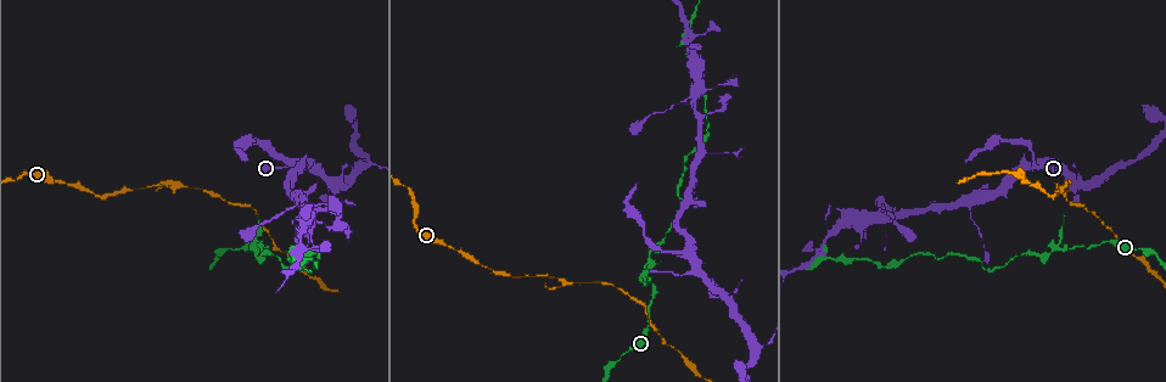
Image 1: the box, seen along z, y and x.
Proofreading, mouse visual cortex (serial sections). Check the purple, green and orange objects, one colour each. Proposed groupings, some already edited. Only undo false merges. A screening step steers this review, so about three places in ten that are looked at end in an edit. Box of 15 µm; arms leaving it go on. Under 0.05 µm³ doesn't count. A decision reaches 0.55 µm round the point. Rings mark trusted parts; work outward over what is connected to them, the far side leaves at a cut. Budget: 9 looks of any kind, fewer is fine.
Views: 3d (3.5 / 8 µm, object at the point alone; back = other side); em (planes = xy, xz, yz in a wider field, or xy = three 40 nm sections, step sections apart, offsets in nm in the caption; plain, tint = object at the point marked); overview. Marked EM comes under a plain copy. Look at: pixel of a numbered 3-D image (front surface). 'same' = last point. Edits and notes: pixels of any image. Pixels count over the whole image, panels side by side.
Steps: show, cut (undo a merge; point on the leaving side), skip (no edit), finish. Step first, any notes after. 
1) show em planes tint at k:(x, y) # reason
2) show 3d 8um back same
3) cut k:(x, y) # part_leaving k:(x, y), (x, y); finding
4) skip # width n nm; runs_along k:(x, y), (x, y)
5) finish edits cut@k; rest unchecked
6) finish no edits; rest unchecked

show 3d 8um at 1:(1144, 248) # thin neck

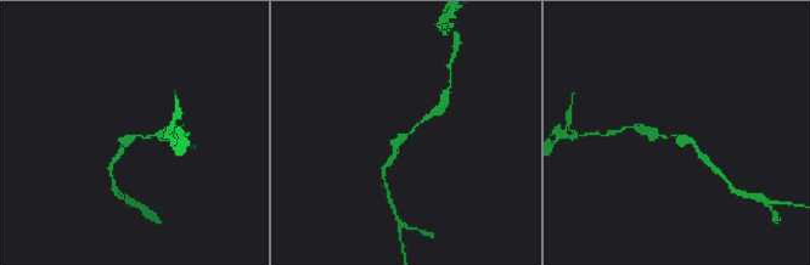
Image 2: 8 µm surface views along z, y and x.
show 3d 3.5um at 2:(412, 134) # closer look

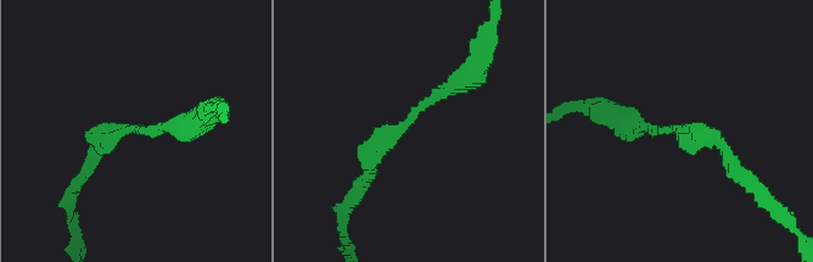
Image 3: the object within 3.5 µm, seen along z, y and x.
show em xy step 5 tint at 3:(128, 131) # arm_widths 200, 250 nm; need the tissue

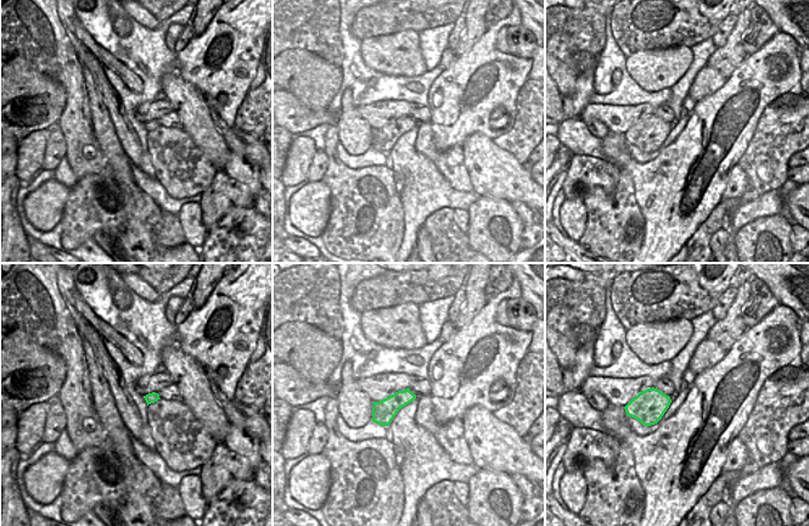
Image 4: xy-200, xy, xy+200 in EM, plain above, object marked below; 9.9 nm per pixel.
skip # width 220 nm; runs_along 3:(469, 76), (375, 148), (360, 182); continuous, no second cell

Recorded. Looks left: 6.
show 3d 8um at 1:(697, 96) # four arms meet

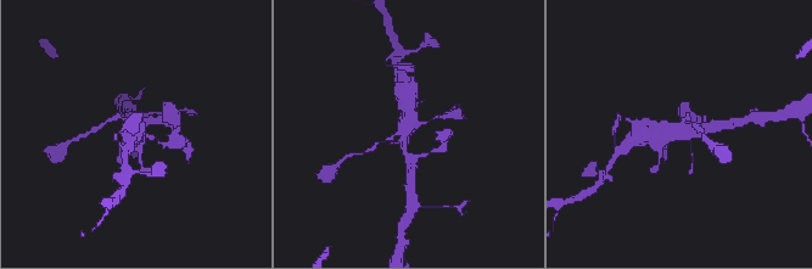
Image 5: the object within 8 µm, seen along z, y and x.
show 3d 3.5um at 5:(405, 132) # closer look

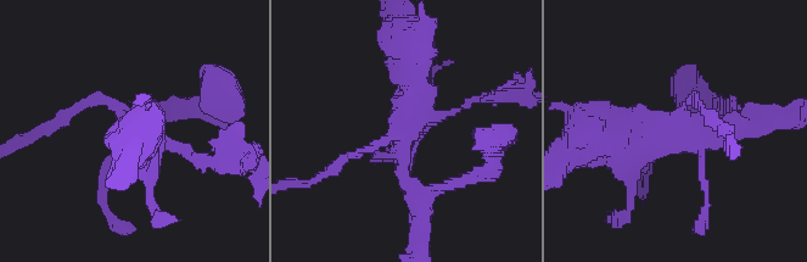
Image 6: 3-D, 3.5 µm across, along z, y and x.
skip # runs_along 6:(730, 123), (715, 138), (577, 141); continuous, no second cell

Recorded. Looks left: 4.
show 3d 3.5um at 1:(827, 227) # sharp bend

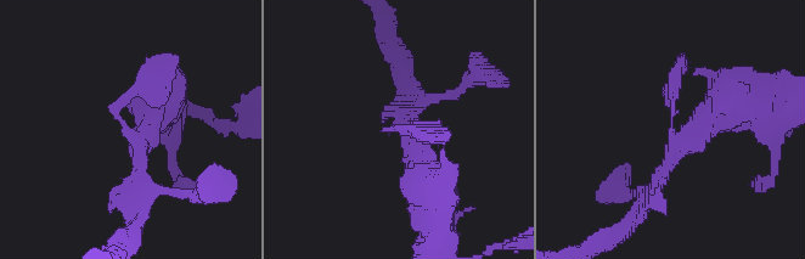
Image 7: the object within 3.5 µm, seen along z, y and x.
show em xy step 1 tint at 7:(124, 120) # shape alone is not enough

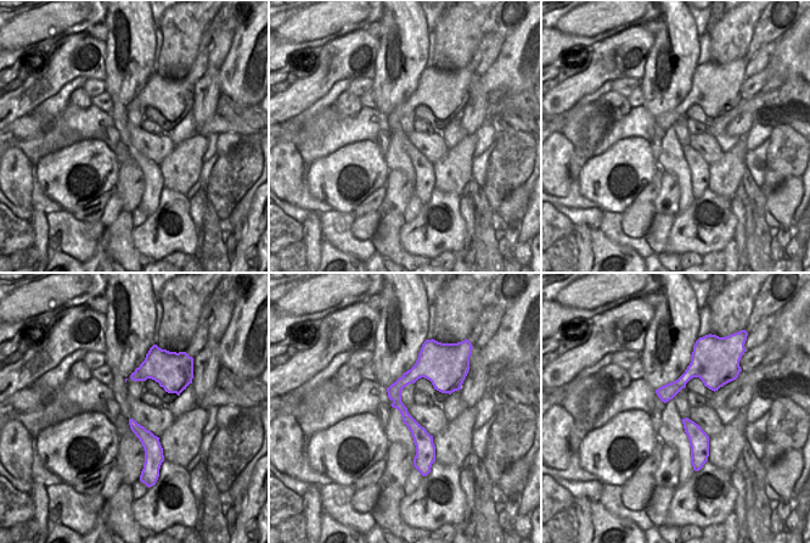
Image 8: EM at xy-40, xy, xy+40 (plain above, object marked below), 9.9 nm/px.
skip # runs_along 7:(718, 110), (690, 144), (671, 133), (681, 62); all the same cell

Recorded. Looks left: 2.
finish no edits; rest unchecked

